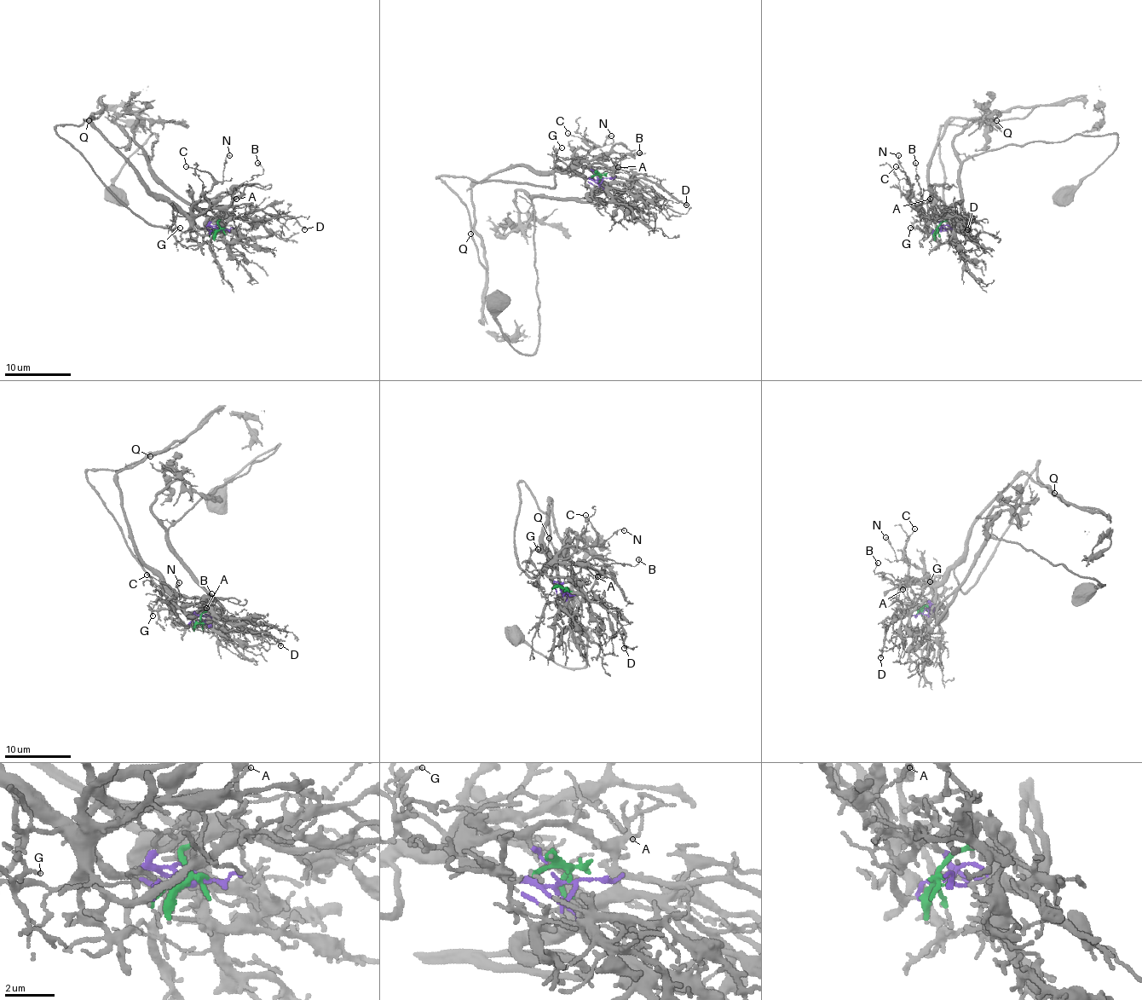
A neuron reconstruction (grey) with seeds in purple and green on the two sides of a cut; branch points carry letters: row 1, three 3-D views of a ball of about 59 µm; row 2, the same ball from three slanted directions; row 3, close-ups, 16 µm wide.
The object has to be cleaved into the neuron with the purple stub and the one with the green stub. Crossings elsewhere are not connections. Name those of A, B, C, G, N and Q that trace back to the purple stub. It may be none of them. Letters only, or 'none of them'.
A, B, C, G, N, Q

